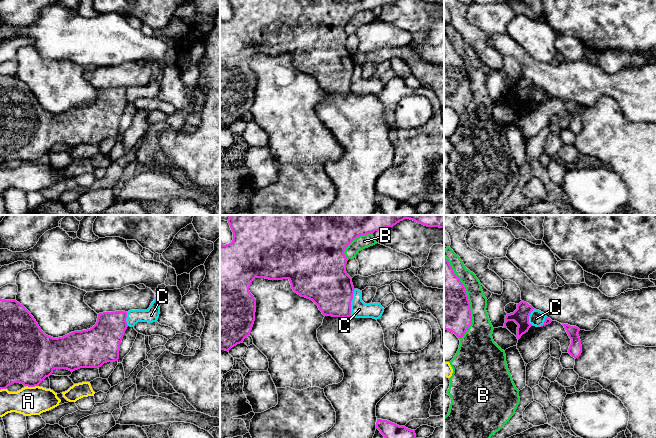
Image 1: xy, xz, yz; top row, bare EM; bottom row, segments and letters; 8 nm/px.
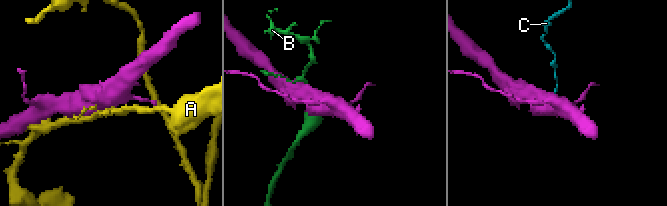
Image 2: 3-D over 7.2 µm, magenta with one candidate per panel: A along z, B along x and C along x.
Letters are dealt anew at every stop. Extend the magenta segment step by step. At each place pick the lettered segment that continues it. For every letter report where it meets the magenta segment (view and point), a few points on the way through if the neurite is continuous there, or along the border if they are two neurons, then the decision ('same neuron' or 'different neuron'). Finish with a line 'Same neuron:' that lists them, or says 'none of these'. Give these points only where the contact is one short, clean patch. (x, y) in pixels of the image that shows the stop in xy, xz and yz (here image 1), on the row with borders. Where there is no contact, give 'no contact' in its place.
A: meets magenta in xy at (32, 386); different neuron
B: meets magenta in yz at (467, 297); different neuron
C: meets magenta in xz at (350, 302); border along xz (355, 289), (352, 295), (350, 315); different neuron
Same neuron: none of these

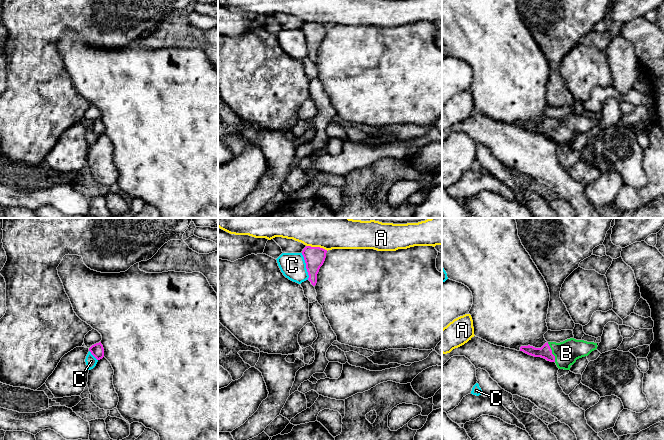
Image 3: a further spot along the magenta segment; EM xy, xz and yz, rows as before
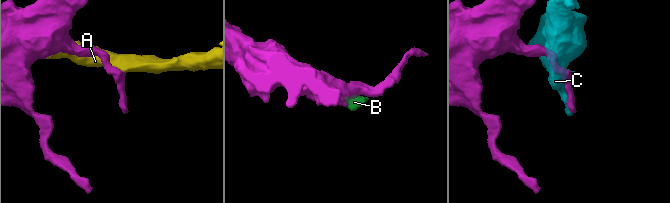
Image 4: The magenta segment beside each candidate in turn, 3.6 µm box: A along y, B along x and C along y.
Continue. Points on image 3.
A: meets magenta in xz at (317, 247); different neuron
B: meets magenta in yz at (551, 352); runs through yz (545, 351), (551, 352), (566, 353); same neuron
C: meets magenta in xz at (306, 266); different neuron
Same neuron: B

